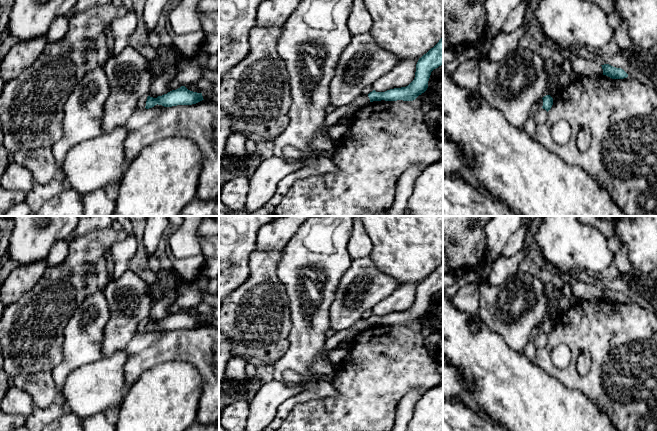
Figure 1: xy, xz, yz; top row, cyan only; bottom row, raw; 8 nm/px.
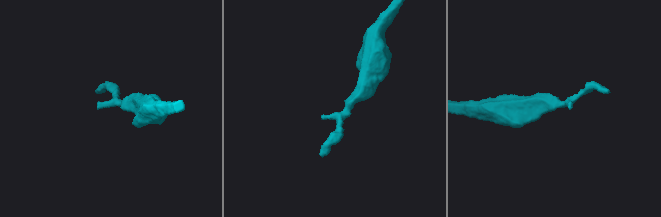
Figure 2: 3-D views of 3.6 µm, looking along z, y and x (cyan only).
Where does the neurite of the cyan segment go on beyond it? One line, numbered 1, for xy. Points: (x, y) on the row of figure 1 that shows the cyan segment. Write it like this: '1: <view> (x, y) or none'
1: none

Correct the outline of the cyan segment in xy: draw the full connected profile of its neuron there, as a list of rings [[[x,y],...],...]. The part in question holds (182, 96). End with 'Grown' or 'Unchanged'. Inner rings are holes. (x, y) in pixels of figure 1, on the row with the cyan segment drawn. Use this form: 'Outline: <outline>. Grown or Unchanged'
Outline: [[[181,86],[176,90],[172,90],[167,94],[153,98],[148,96],[146,101],[146,109],[152,108],[155,105],[164,107],[172,107],[177,105],[192,105],[204,100],[202,93],[197,93],[188,90],[185,86]]]. Unchanged

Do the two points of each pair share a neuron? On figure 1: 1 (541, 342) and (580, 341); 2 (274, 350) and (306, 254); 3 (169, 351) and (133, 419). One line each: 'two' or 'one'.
1: two
2: two
3: two

